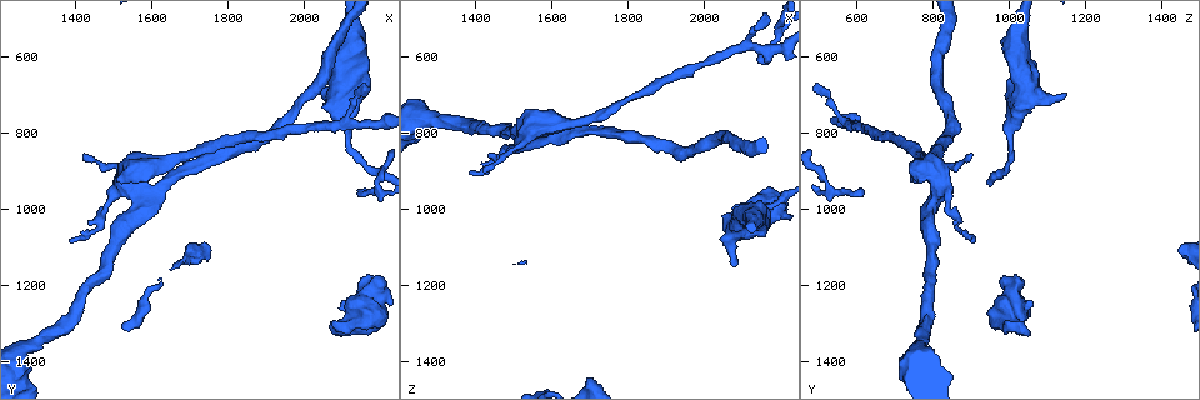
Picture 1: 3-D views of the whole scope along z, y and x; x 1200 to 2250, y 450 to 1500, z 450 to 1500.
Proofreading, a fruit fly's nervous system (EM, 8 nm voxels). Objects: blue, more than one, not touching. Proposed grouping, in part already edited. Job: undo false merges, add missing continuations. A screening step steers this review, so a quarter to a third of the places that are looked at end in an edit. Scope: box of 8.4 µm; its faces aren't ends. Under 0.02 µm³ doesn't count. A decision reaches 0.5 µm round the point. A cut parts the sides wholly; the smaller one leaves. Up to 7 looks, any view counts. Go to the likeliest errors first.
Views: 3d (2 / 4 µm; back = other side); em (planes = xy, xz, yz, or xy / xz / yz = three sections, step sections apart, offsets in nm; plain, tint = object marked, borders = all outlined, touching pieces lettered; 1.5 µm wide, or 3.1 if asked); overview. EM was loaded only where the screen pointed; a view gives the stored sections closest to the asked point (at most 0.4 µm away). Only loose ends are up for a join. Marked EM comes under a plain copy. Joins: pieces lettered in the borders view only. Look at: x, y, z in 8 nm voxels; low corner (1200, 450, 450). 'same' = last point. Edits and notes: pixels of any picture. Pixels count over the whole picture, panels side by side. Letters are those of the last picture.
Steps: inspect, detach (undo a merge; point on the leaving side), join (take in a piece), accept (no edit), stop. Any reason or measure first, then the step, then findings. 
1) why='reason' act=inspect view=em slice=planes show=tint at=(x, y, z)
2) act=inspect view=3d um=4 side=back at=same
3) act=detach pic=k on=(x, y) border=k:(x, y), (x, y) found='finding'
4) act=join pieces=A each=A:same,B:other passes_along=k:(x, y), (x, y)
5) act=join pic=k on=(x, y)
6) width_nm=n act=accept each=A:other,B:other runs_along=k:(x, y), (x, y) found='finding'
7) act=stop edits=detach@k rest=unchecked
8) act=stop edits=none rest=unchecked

act=inspect view=3d um=4 at=(2095, 1245, 1060)

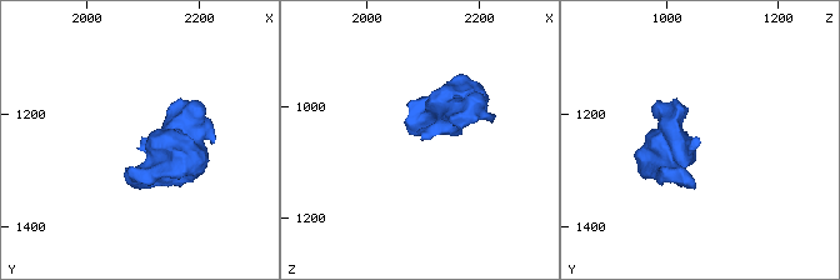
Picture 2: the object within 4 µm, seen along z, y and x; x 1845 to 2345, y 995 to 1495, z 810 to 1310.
why='need the tissue' act=inspect view=em slice=xy step=8 show=borders at=(2095, 1240, 1060)

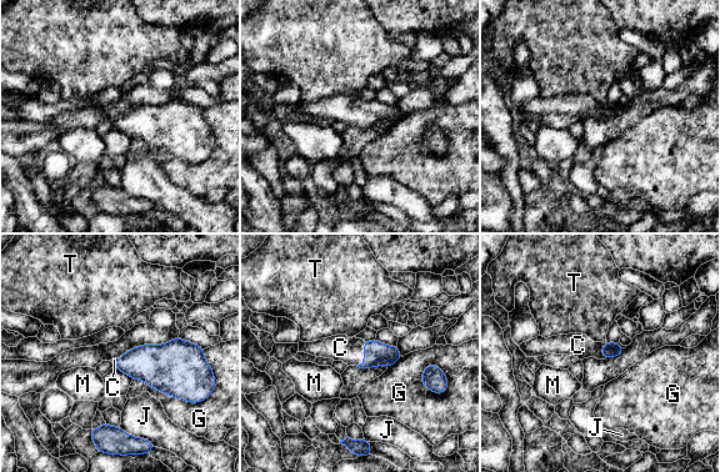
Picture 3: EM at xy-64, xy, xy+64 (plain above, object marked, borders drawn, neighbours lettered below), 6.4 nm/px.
longest_contact=G:360nm act=join pieces=C each=C:same,G:other,J:other,M:other,T:other passes_along=3:(375, 354), (364, 355), (340, 347) found='it goes on there'

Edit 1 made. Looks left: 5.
act=inspect view=overview

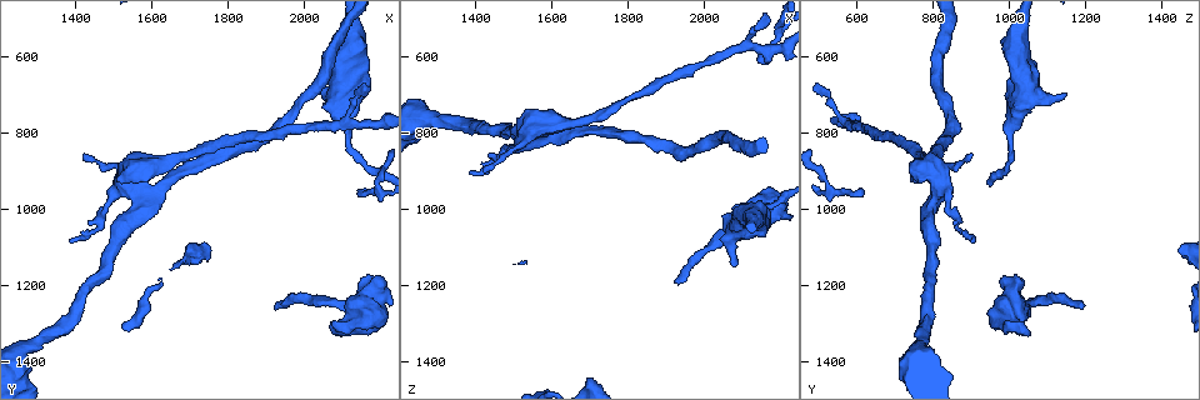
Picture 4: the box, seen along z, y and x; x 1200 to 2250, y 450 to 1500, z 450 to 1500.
act=inspect view=em slice=planes show=borders at=(2075, 700, 1145)

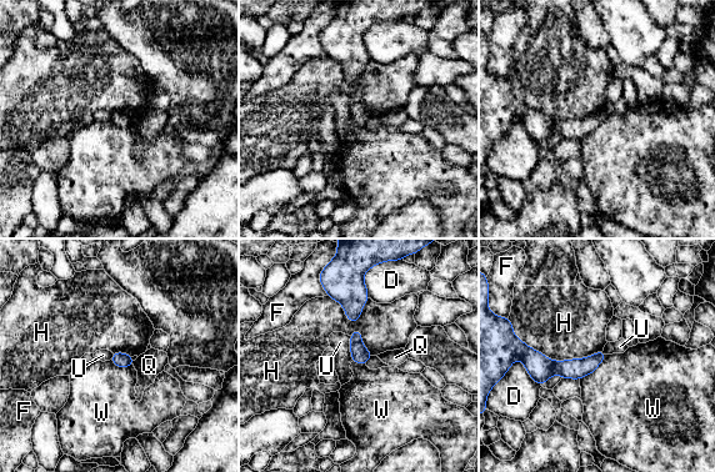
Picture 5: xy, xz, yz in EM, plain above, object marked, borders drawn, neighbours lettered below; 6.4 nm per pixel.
act=accept each=D:other,F:other,H:other,Q:other,U:other,W:other found='none of them fits'

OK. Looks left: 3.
why='thin end' act=inspect view=3d um=4 at=(1930, 1255, 1190)

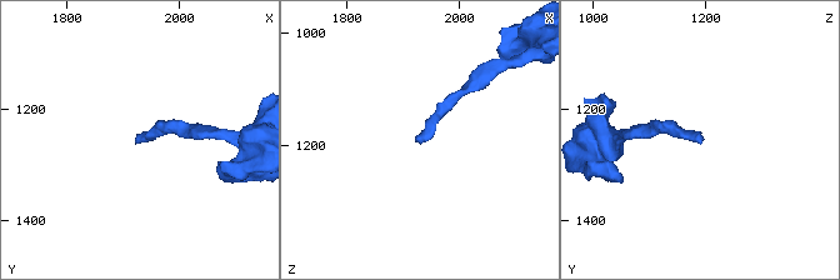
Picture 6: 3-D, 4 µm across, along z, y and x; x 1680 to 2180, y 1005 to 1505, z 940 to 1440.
act=inspect view=em slice=planes show=tint at=(1925, 1260, 1190)

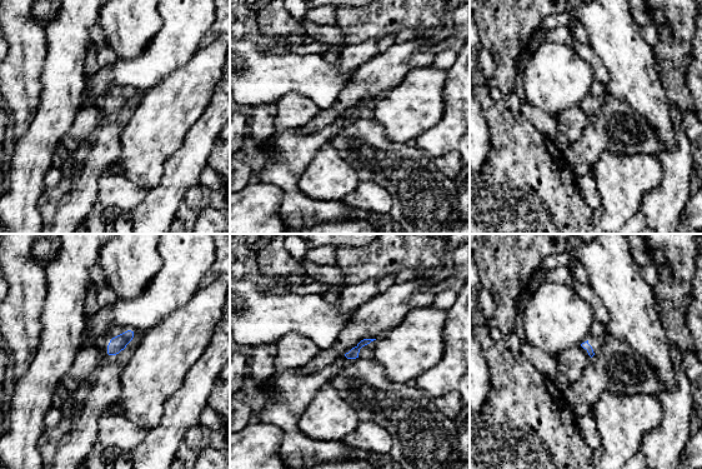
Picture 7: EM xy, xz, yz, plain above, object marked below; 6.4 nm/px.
why='what lies round it' act=inspect view=em slice=planes show=borders at=same

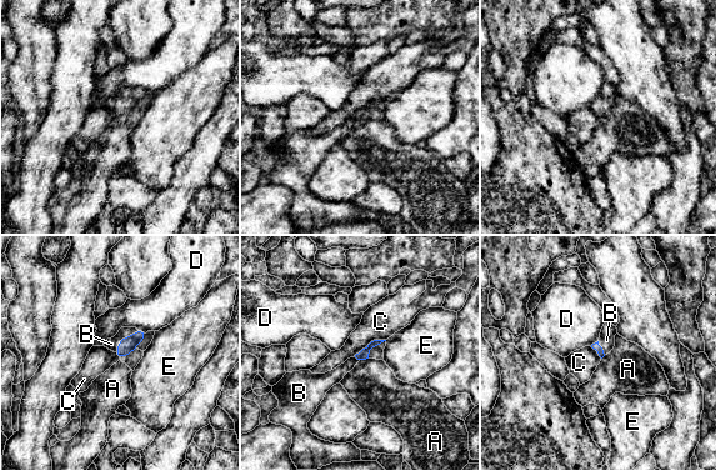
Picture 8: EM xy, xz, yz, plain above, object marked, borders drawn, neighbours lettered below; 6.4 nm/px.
act=join pieces=B each=A:other,B:same,C:other,D:other,E:other passes_along=8:(126, 345), (123, 338), (111, 344) found='the neuron continues'

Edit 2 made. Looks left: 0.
act=stop edits=join@3,join@8 rest=unchecked

